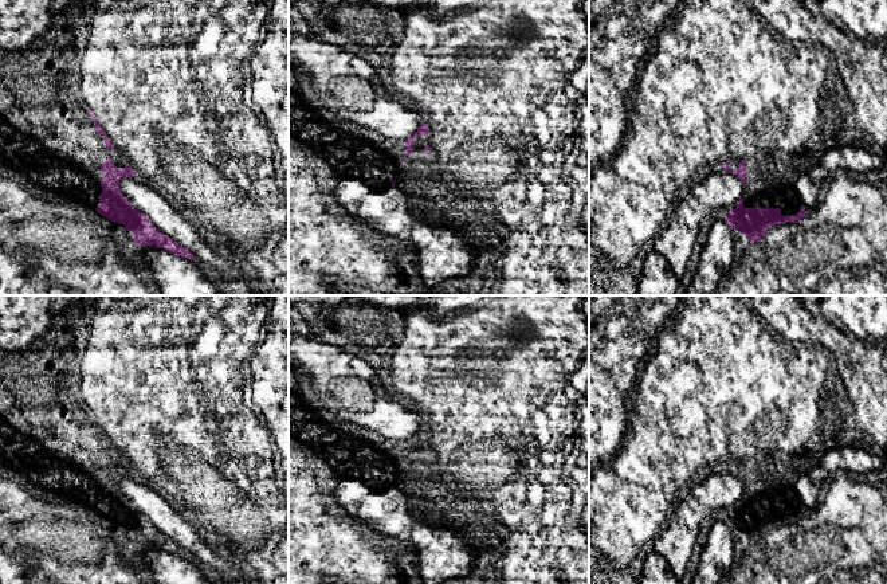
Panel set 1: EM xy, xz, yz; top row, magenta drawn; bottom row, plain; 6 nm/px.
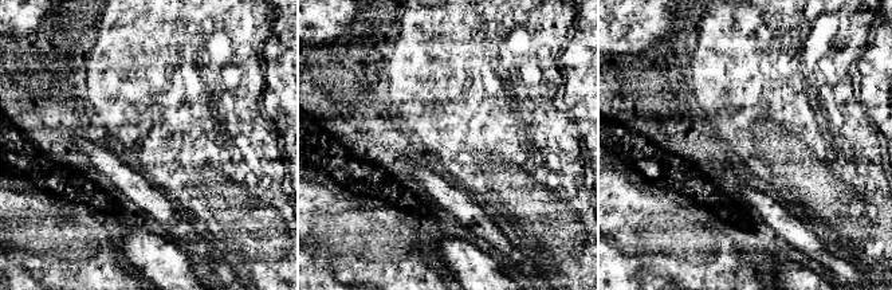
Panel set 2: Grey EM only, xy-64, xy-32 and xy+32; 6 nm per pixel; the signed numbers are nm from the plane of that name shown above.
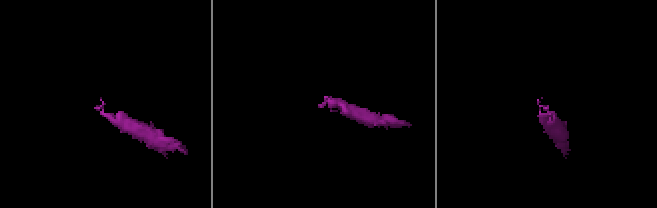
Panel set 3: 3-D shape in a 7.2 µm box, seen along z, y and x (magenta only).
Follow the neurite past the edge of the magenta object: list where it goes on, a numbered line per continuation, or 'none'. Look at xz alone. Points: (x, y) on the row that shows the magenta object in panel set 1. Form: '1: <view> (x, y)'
1: xz (353, 152)

